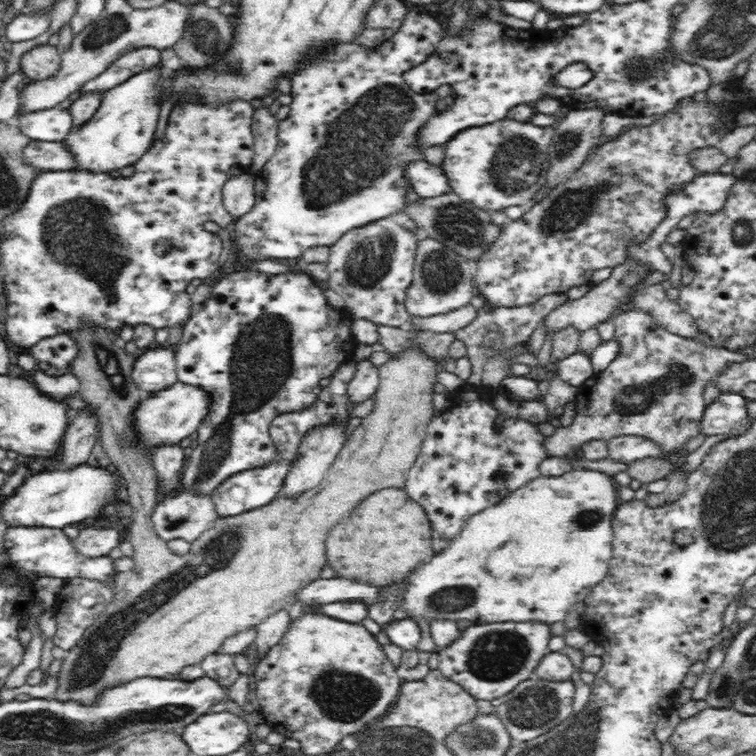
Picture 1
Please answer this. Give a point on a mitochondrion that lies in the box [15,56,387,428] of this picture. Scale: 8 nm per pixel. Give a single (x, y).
(79, 233)

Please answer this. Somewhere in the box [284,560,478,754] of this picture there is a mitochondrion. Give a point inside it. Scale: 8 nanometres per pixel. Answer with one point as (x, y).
(339, 694)

